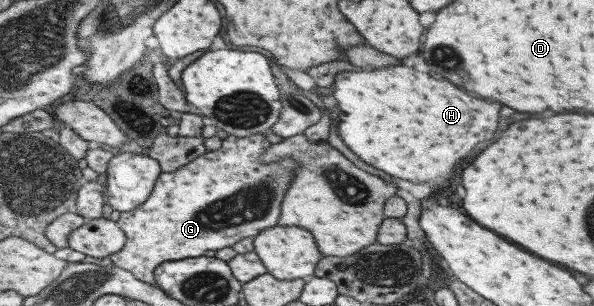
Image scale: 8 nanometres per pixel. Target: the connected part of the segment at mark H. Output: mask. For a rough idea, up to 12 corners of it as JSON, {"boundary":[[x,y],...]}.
{"boundary":[[413,68],[339,72],[359,160],[443,190],[499,104]]}

